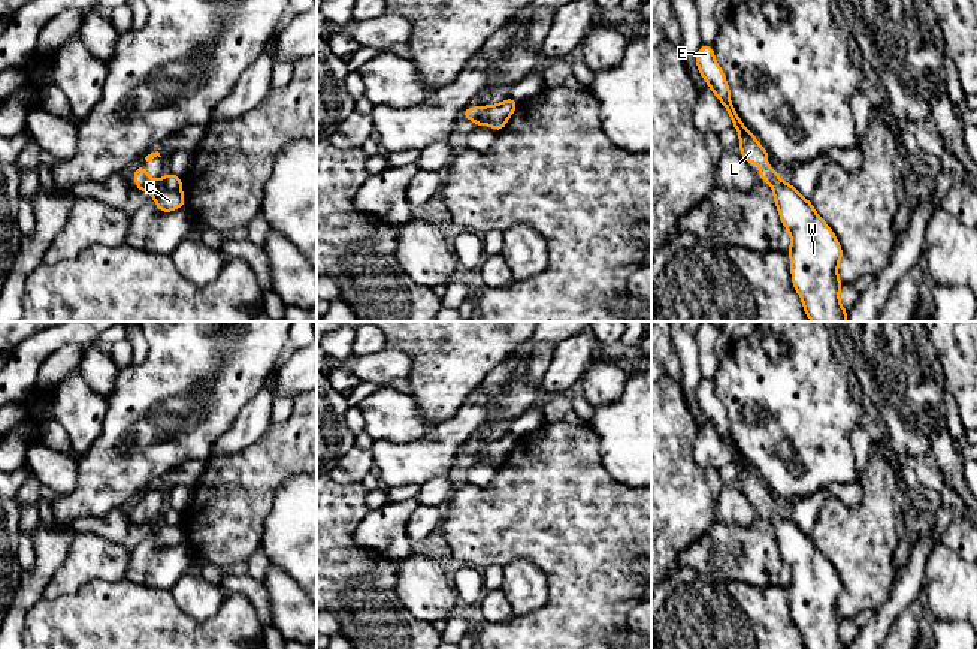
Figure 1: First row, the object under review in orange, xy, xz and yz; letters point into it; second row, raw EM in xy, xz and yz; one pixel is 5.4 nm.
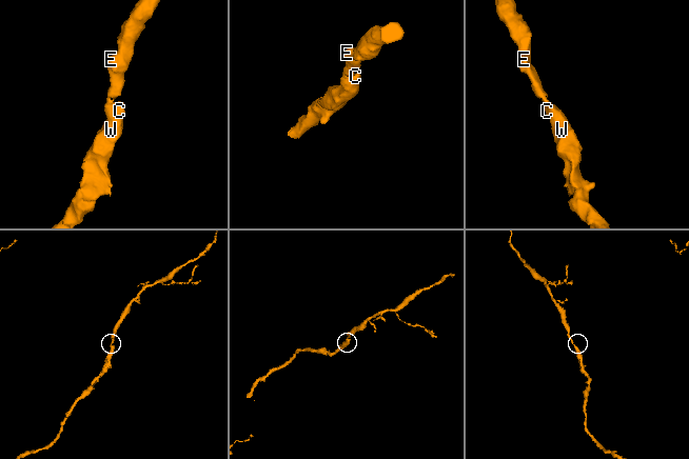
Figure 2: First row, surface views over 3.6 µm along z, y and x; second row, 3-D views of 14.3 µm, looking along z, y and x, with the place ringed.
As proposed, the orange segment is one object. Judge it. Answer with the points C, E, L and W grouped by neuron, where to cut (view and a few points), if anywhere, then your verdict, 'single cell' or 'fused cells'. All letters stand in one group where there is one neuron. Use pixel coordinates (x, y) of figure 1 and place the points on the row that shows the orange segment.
C E L W; no cut; single cell

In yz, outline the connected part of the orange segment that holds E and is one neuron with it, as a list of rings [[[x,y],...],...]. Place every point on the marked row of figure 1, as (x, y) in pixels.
[[[702,45],[695,63],[710,90],[726,108],[732,127],[739,133],[741,156],[747,163],[756,163],[760,167],[762,182],[771,185],[781,224],[790,235],[787,254],[792,284],[801,296],[804,313],[811,322],[847,322],[847,310],[840,302],[843,287],[838,278],[838,265],[843,259],[840,241],[816,212],[811,200],[802,197],[792,184],[784,182],[778,172],[769,167],[769,153],[747,130],[731,102],[731,88],[713,46]]]

